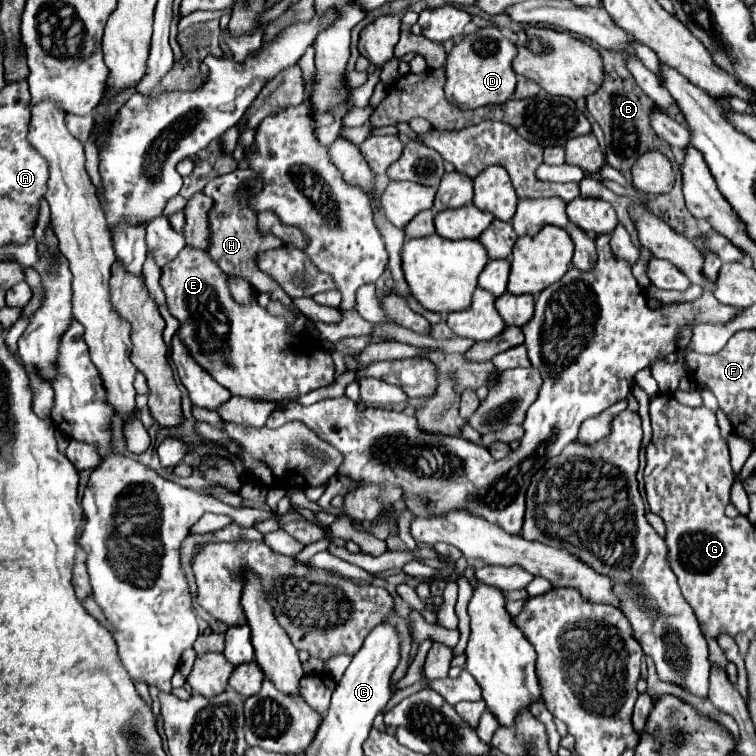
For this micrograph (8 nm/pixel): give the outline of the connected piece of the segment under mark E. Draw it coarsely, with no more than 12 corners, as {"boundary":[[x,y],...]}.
{"boundary":[[185,246],[159,282],[191,358],[233,396],[333,384],[331,354]]}

